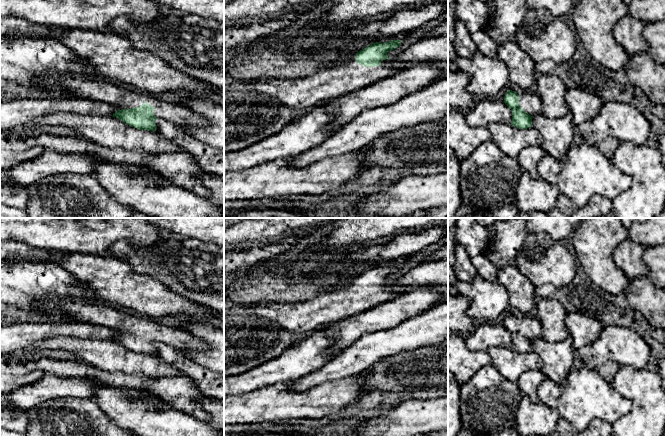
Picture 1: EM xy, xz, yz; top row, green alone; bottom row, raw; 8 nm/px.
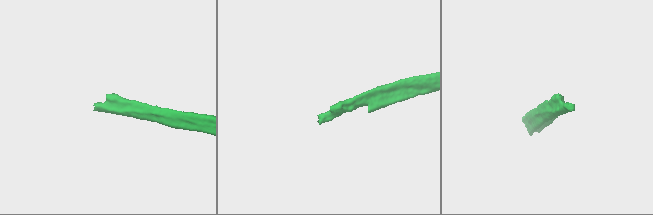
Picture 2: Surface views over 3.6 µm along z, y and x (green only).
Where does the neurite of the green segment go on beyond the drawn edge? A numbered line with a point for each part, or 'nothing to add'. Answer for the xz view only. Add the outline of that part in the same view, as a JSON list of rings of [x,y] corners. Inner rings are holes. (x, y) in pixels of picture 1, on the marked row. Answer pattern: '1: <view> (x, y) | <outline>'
1: xz (302, 93) | [[[356,53],[345,62],[298,78],[271,78],[257,81],[235,81],[224,73],[224,93],[258,93],[275,98],[295,112],[305,111],[328,99],[371,85],[401,70],[390,66],[390,59],[380,66],[365,67],[355,60]]]

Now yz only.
1: yz (531, 103) | [[[528,91],[517,92],[519,95],[519,105],[522,109],[530,114],[531,116],[541,113],[542,111],[542,100],[539,95],[536,93],[530,93]]]

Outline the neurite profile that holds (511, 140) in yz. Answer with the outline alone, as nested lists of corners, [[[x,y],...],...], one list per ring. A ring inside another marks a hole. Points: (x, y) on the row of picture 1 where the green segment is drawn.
[[[492,123],[487,127],[491,133],[491,140],[496,143],[501,152],[512,158],[517,158],[522,149],[541,145],[543,141],[541,135],[532,126],[519,129],[511,124]]]

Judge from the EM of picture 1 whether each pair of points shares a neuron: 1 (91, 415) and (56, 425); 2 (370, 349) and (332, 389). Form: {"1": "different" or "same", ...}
{"1": "same", "2": "different"}

